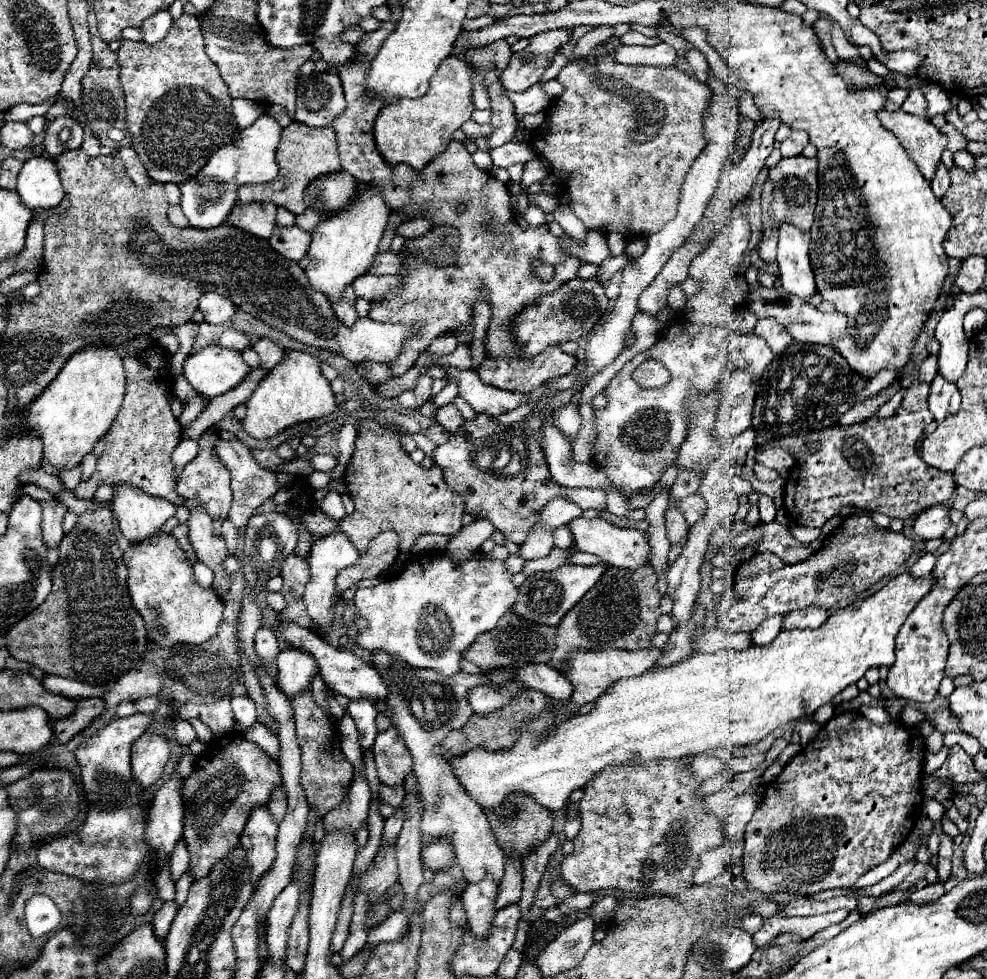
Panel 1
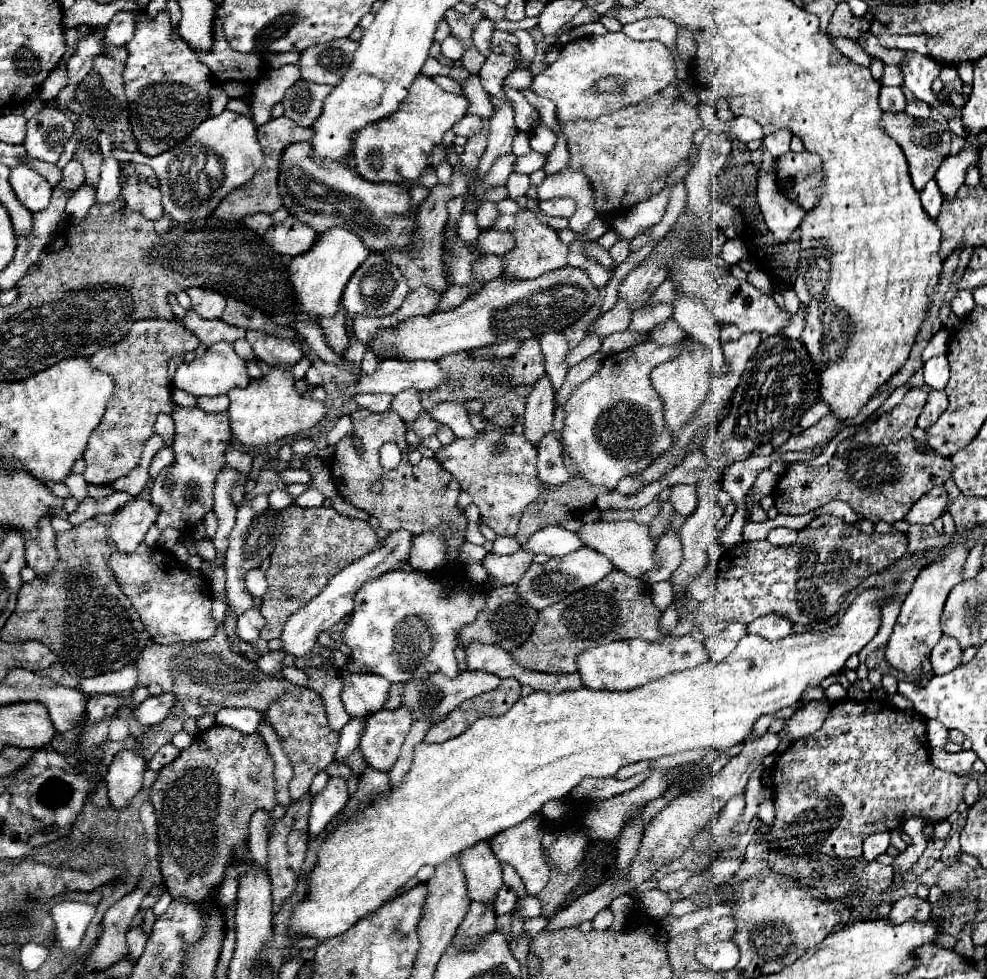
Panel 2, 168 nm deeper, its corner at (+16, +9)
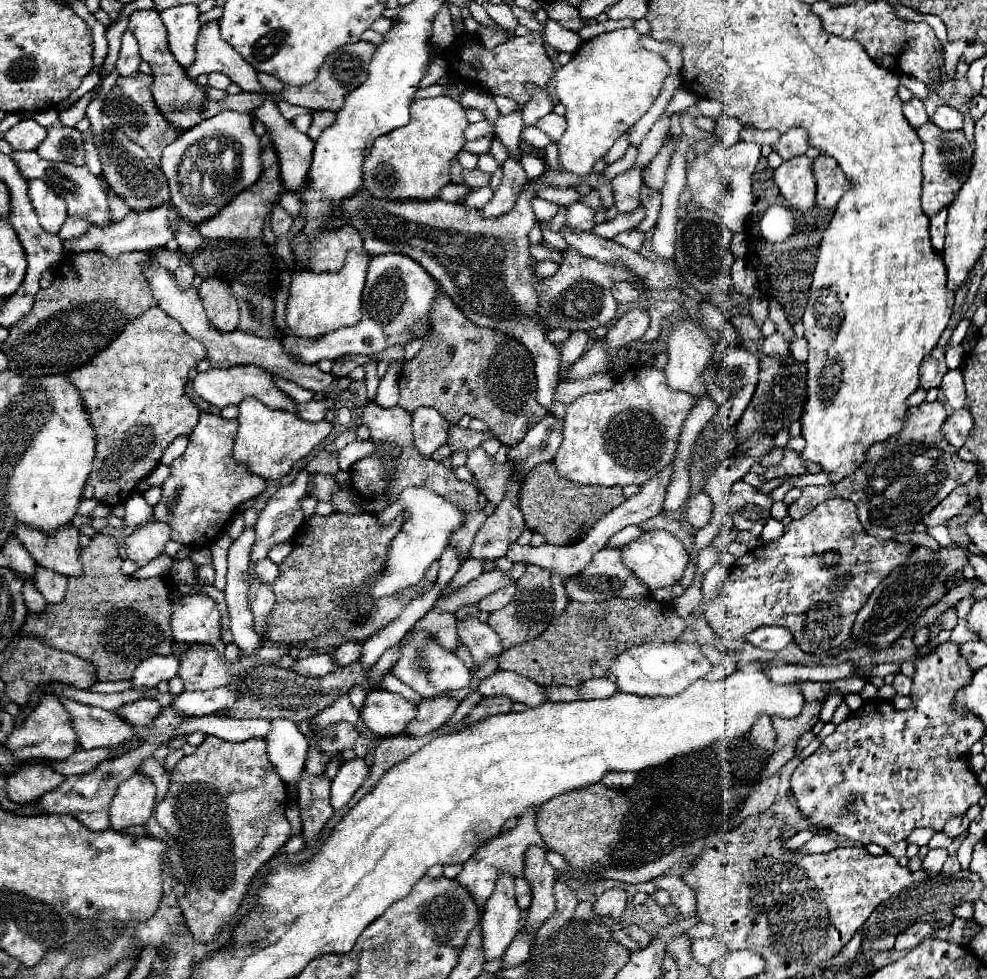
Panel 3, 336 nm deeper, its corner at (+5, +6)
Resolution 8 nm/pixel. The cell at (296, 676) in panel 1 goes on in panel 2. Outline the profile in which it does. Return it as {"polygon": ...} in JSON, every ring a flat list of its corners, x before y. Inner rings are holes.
{"polygon":[[394,531,390,533,382,545,378,545,374,551,370,551,368,555,364,555,362,559,350,563,348,567,344,567,340,573,336,573,328,585,324,587,324,591,320,595,316,595,312,601,308,601,302,609,298,609,284,625,284,633,282,633,282,651,294,655,294,657,306,657,314,645,316,639,322,631,330,631,336,623,340,623,346,615,352,613,354,607,354,597,360,591,360,587,370,581,376,579,384,573,390,571,398,571,404,569,404,565,408,565,410,559,410,549,412,549,412,539,414,535,410,531]]}

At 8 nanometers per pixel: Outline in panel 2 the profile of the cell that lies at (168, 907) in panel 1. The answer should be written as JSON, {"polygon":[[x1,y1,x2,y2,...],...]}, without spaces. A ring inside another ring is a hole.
{"polygon":[[132,927,132,931,128,931,128,957,132,959,132,963,136,963,144,951,146,945,146,935,140,927]]}

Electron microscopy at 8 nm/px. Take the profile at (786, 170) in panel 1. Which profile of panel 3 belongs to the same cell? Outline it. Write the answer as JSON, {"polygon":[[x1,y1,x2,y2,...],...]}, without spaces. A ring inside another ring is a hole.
{"polygon":[[823,154,811,162,811,170,817,182,817,206,825,210,835,208,843,192,849,188,849,182,843,176,843,170,833,158]]}

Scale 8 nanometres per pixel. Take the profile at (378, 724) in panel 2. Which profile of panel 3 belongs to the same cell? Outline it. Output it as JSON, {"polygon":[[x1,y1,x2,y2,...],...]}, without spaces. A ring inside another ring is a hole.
{"polygon":[[435,696,435,698,429,698,429,700,421,700,417,704,415,722,411,722,405,736,421,738,421,736,437,730,439,726,443,726,451,718,457,704,459,702,451,696]]}

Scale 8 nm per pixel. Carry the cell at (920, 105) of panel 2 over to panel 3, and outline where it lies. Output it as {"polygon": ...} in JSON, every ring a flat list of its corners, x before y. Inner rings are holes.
{"polygon":[[939,106,931,116,931,122,937,124,941,130,961,130,963,128,963,114,951,106]]}

